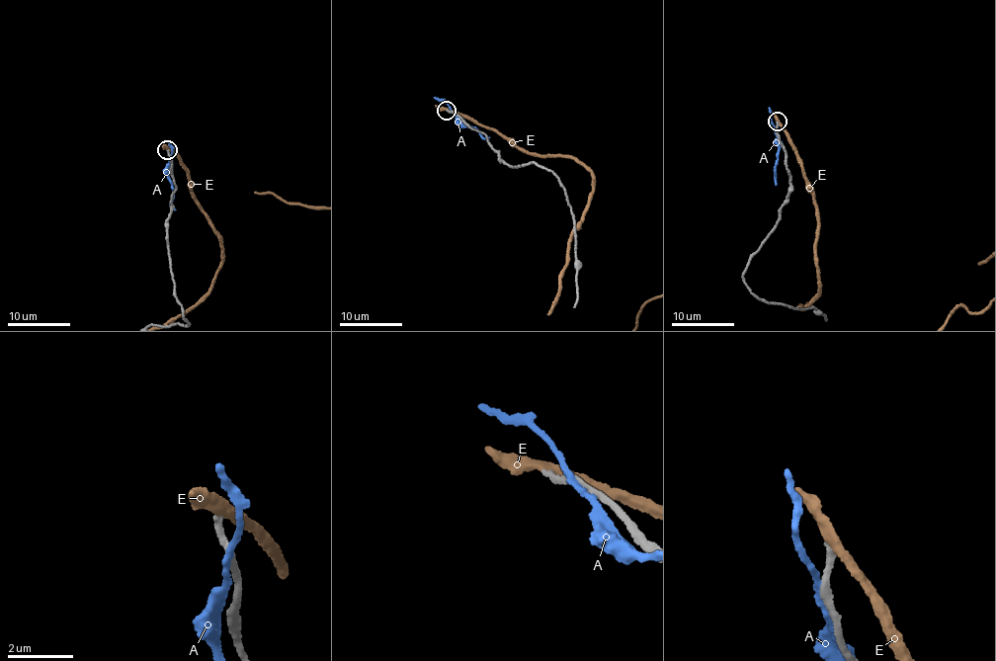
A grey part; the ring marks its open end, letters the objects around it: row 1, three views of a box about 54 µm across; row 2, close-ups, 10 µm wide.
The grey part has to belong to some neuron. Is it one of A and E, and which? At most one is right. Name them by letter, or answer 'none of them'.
none of them

